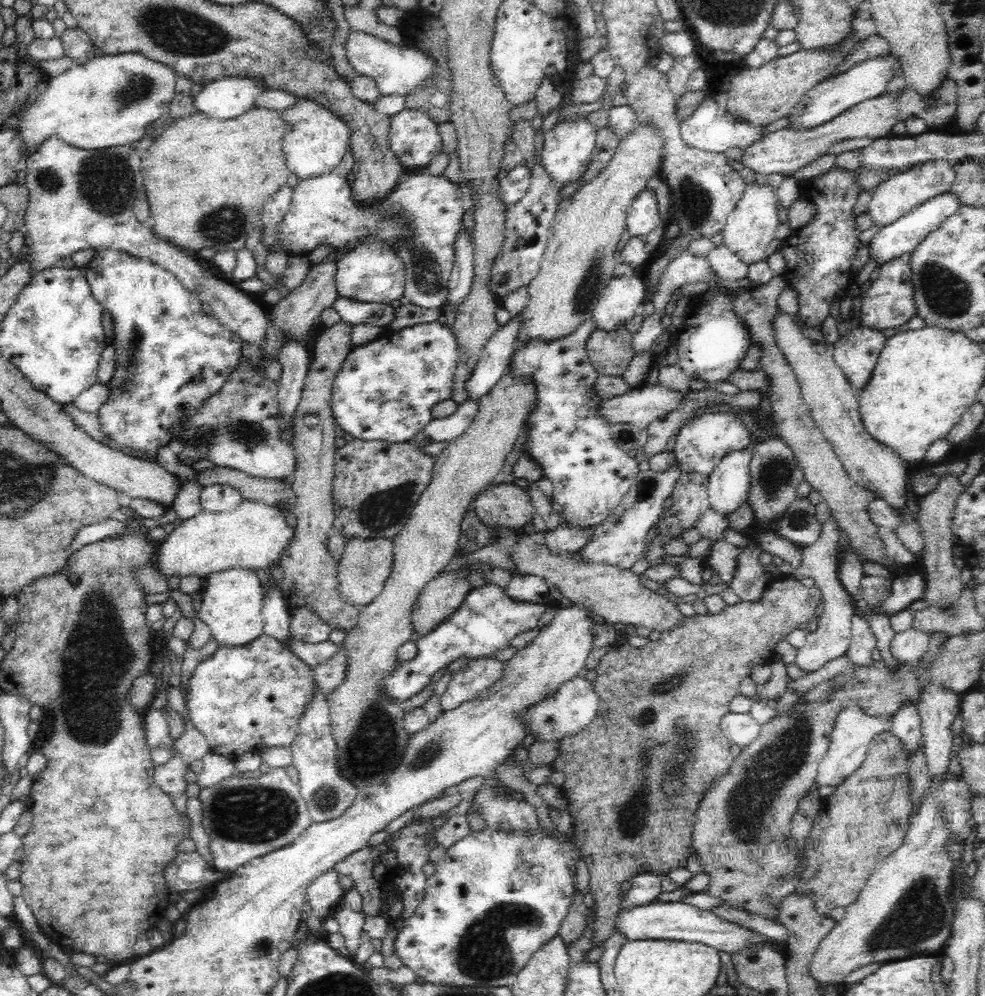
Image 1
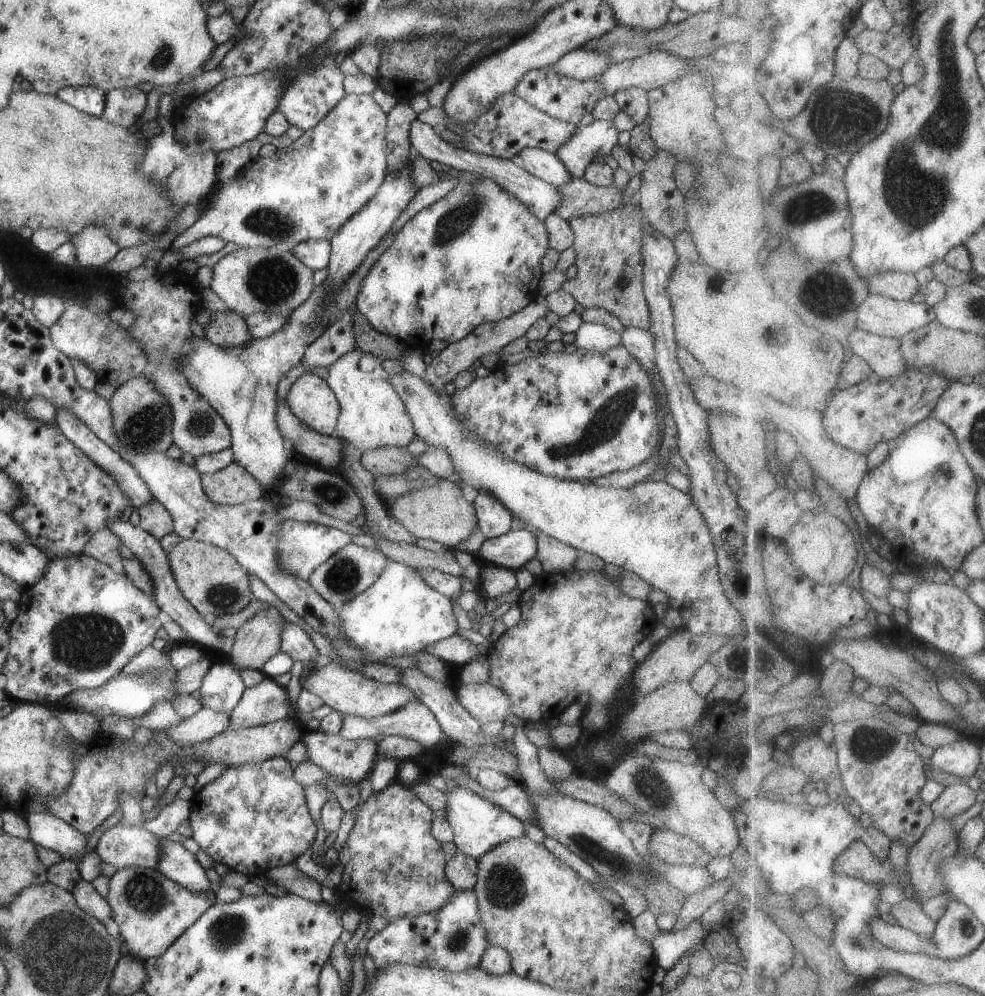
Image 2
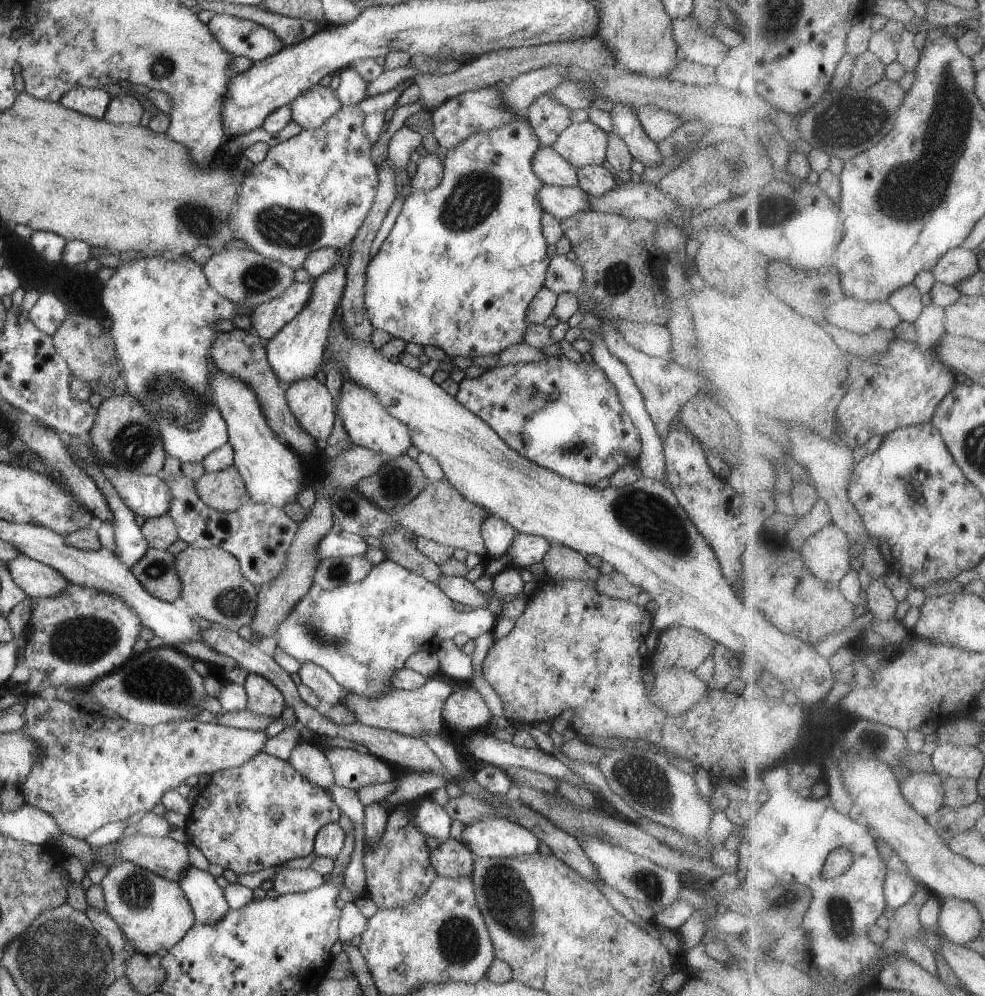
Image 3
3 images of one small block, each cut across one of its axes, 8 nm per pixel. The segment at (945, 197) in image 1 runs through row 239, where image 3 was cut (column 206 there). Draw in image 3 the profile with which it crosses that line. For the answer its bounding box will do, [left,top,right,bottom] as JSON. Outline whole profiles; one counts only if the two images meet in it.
[179,868,231,925]

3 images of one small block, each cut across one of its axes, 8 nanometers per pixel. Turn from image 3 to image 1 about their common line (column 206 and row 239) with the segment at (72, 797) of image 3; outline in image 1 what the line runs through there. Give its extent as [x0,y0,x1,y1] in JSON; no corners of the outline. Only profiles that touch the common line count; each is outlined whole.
[720,181,780,266]

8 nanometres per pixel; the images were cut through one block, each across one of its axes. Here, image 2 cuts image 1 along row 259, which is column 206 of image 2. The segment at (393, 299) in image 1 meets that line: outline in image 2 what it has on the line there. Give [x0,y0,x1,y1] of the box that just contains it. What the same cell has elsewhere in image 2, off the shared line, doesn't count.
[181,234,395,494]

